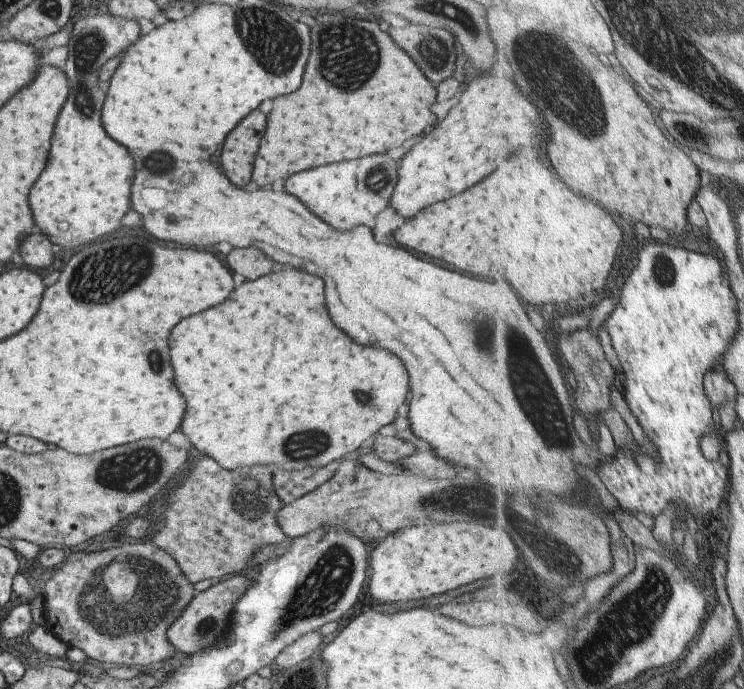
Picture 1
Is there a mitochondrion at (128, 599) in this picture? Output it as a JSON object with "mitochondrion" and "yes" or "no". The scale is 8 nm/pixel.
{"mitochondrion":"yes"}

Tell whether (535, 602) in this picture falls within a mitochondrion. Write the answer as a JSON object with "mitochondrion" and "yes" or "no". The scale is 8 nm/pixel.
{"mitochondrion":"no"}

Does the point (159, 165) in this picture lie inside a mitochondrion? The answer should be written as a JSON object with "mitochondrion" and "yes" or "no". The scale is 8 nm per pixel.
{"mitochondrion":"yes"}

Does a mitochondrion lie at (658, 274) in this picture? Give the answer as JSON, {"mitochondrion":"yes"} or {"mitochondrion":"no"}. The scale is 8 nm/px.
{"mitochondrion":"yes"}

